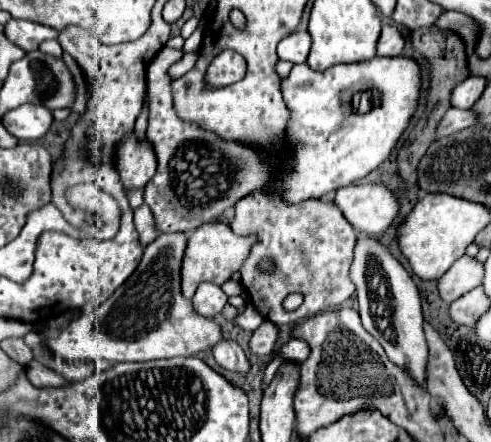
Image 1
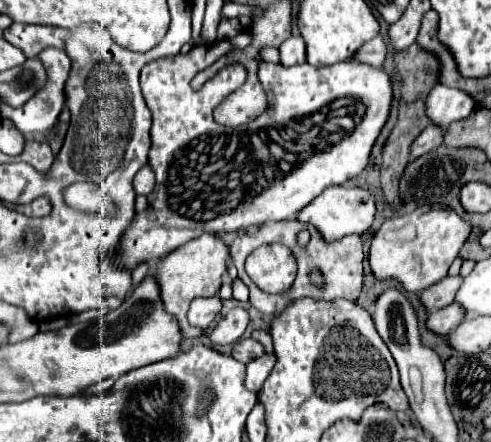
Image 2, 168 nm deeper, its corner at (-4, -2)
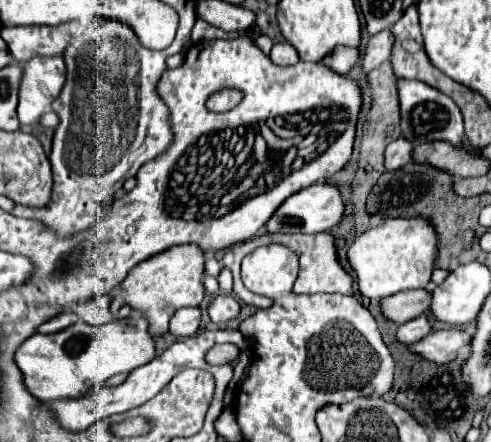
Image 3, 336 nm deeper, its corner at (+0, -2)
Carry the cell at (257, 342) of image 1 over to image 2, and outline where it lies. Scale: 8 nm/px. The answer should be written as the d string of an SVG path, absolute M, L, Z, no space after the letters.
M245 338L245 340L239 340L235 346L233 346L233 358L243 362L243 364L249 364L251 360L259 358L265 354L265 348L255 340L255 338Z

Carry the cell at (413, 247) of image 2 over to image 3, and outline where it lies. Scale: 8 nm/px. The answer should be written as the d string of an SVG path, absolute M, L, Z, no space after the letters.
M395 218L359 234L347 250L347 262L357 274L359 292L369 300L383 300L403 290L425 288L433 274L435 252L437 236L429 220Z

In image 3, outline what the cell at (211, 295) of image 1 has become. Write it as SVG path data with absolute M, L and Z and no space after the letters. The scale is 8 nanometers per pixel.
M181 308L173 314L173 318L169 322L169 332L179 338L193 336L199 328L199 322L201 322L199 308Z

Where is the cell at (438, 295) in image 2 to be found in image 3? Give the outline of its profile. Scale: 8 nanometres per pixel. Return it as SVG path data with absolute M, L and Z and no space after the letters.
M405 290L399 294L393 294L389 298L383 298L379 308L381 314L395 322L395 324L405 324L407 320L423 314L429 310L431 294L425 290Z

